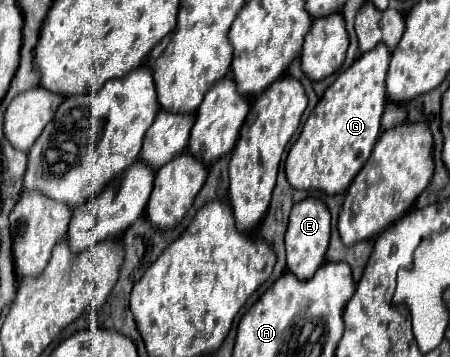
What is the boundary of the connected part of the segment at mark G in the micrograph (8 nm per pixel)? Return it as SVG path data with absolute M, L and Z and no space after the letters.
M381 43L363 53L335 83L331 83L309 115L297 141L291 145L285 173L295 189L319 189L335 195L345 193L357 171L369 159L373 145L379 137L379 123L387 103L385 77L389 65L389 49Z

